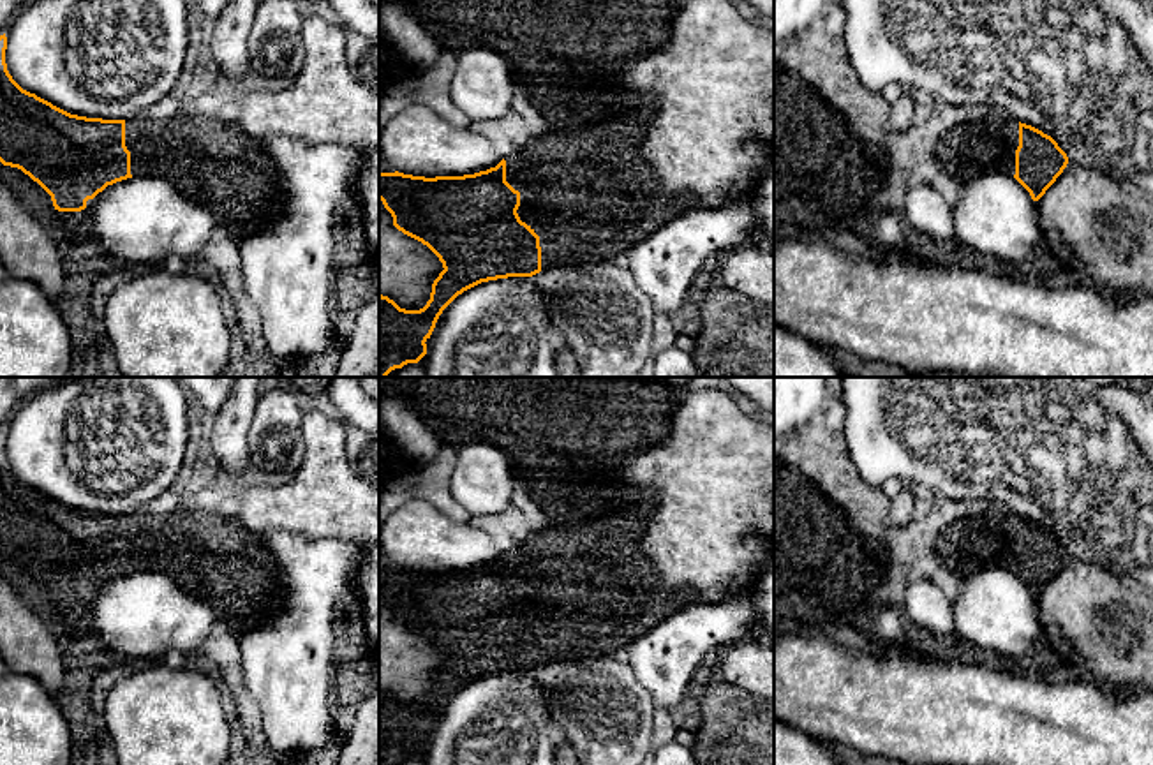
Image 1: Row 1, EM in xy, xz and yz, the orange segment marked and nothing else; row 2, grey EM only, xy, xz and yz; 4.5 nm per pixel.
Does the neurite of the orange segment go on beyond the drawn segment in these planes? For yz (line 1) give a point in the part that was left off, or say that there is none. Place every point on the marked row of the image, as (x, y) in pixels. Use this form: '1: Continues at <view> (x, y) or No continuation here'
1: Continues at yz (988, 145)

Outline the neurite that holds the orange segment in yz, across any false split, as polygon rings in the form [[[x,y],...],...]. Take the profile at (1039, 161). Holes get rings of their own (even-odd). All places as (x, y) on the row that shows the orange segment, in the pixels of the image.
[[[993,106],[971,123],[957,125],[934,146],[945,176],[959,183],[984,173],[1014,176],[1038,201],[1068,164],[1067,153],[1042,130]]]

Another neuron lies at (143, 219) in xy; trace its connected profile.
[[[159,176],[108,185],[90,206],[93,243],[129,266],[160,266],[171,254],[199,257],[217,227],[215,215]]]

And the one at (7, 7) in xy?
[[[0,0],[0,35],[4,35],[16,18],[32,0]]]

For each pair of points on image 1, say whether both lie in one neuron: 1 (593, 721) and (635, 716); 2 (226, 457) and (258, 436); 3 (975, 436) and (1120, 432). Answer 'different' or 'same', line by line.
1: same
2: different
3: same

